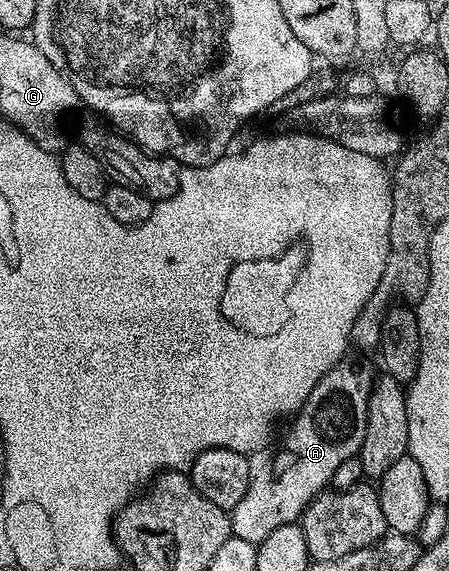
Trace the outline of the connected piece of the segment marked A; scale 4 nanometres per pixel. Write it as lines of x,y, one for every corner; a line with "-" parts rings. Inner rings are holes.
340,362
318,380
305,402
294,413
287,432
288,448
271,460
267,472
256,471
245,498
229,515
233,535
258,546
277,526
296,523
309,502
330,485
333,470
341,462
358,457
365,442
365,426
373,375
363,364

